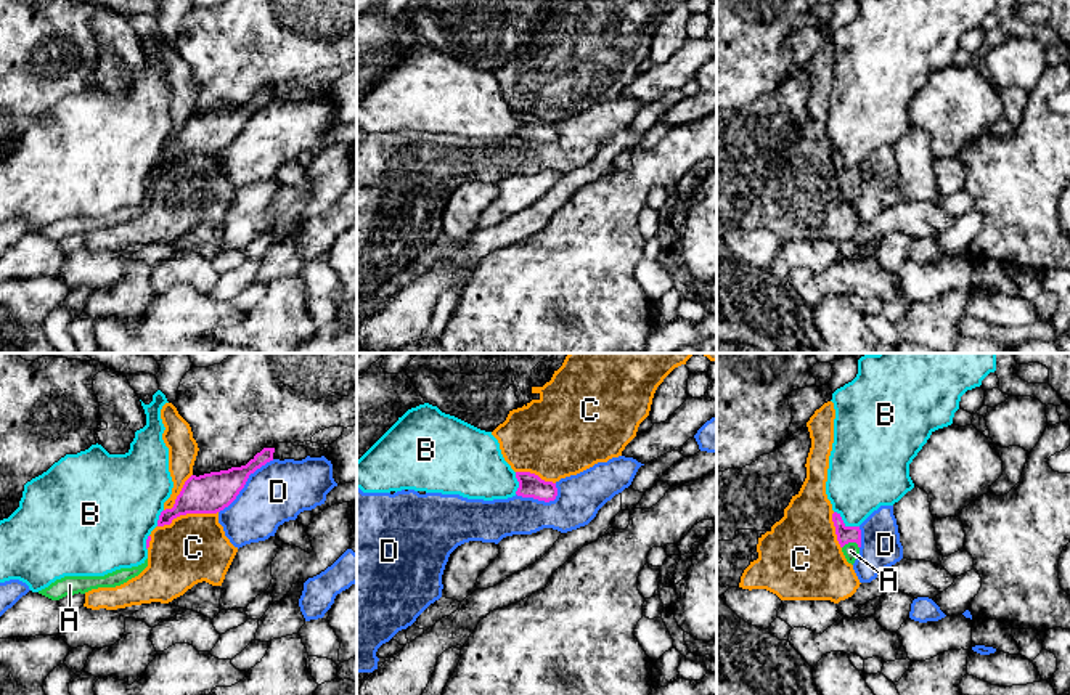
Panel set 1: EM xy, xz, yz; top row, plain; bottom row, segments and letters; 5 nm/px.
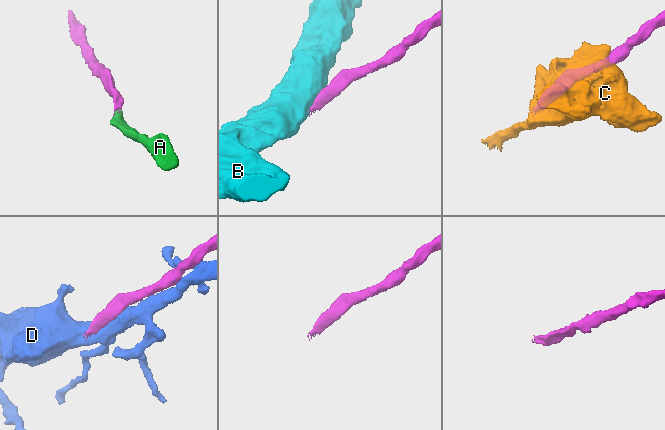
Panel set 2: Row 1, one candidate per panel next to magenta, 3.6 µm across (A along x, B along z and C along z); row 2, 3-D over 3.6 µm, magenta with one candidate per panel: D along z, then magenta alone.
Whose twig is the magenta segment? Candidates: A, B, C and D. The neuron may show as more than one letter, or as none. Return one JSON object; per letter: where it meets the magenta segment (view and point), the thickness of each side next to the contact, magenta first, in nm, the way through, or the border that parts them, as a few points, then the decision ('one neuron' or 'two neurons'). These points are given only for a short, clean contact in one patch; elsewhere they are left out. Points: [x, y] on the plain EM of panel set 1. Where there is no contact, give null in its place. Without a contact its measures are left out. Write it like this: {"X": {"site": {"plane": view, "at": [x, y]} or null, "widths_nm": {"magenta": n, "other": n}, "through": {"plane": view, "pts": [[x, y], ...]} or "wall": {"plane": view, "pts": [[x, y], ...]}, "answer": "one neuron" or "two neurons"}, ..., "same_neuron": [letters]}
{"A": {"site": {"plane": "yz", "at": [850, 182]}, "widths_nm": {"magenta": 90, "other": 80}, "through": {"plane": "yz", "pts": [[845, 175], [850, 182], [850, 191]]}, "answer": "one neuron"}, "B": {"site": {"plane": "yz", "at": [844, 164]}, "widths_nm": {"magenta": 90, "other": 340}, "wall": {"plane": "yz", "pts": [[834, 151], [847, 166], [858, 167]]}, "answer": "two neurons"}, "C": {"site": {"plane": "xy", "at": [187, 153]}, "widths_nm": {"magenta": 200, "other": 340}, "answer": "two neurons"}, "D": {"site": {"plane": "xy", "at": [245, 124]}, "widths_nm": {"magenta": 200, "other": 300}, "answer": "two neurons"}, "same_neuron": ["A"]}

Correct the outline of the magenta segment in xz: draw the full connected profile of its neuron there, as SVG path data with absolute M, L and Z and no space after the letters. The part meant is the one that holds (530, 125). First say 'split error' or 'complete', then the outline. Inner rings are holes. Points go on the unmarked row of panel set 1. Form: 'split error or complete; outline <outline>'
complete; outline M516 112L516 119L519 122L519 128L516 132L517 136L533 138L545 143L554 141L557 136L556 124L545 122L535 114Z

